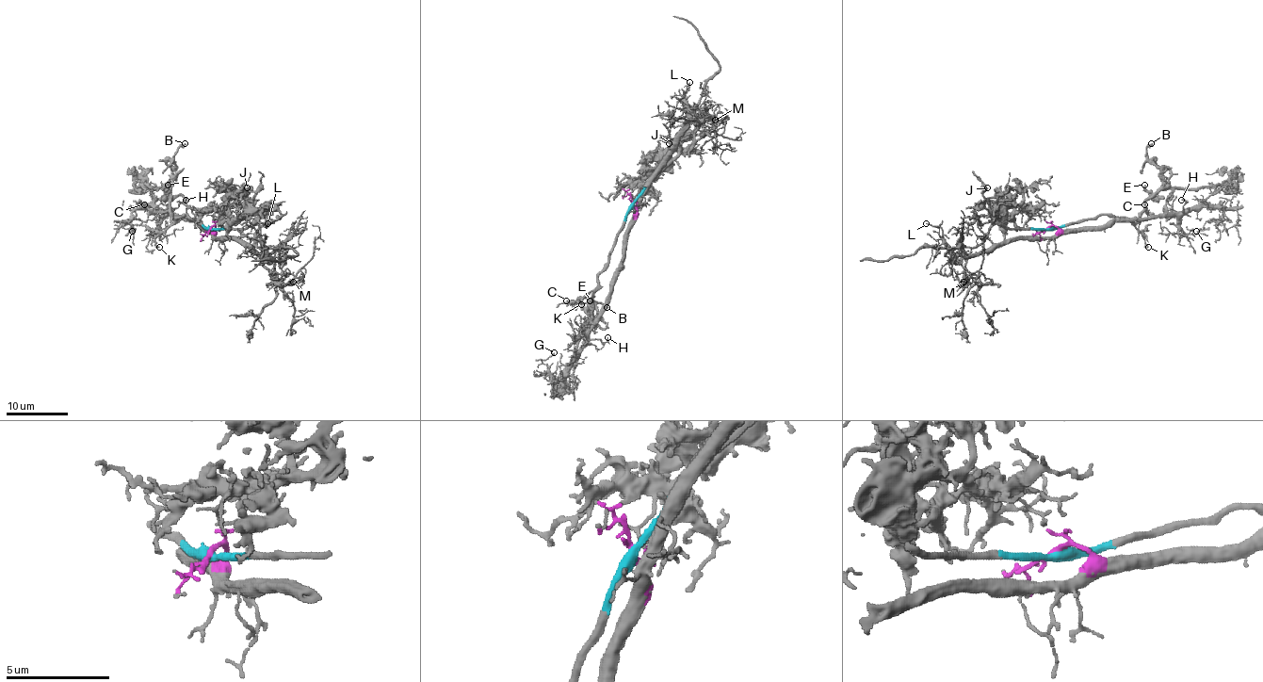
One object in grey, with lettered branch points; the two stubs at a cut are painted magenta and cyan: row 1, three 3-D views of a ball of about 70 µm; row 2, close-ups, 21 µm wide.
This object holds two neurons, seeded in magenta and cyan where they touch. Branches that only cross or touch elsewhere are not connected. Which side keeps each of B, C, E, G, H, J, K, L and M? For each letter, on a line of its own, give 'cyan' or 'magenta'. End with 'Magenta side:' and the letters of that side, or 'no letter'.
B: cyan
C: cyan
E: cyan
G: magenta
H: magenta
J: cyan
K: cyan
L: magenta
M: magenta
Magenta side: G, H, L, M

